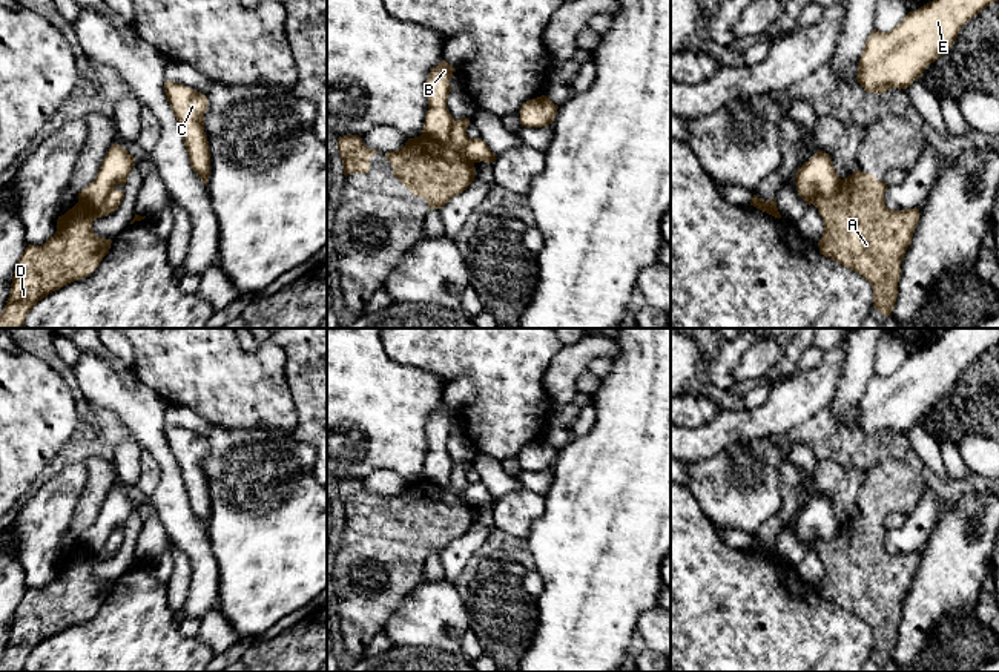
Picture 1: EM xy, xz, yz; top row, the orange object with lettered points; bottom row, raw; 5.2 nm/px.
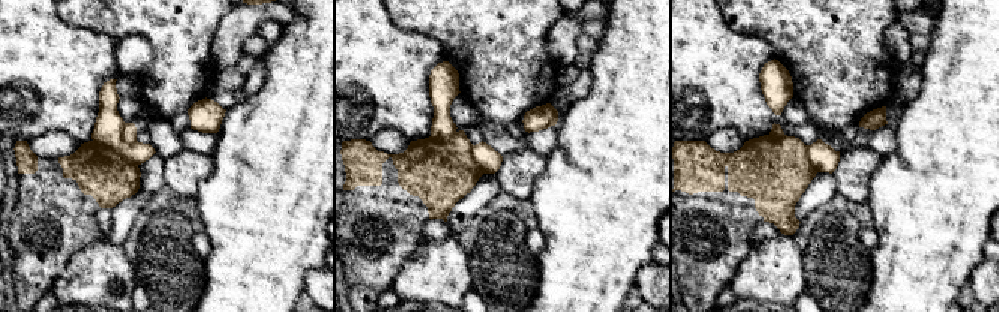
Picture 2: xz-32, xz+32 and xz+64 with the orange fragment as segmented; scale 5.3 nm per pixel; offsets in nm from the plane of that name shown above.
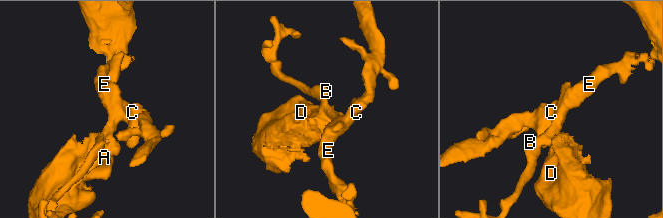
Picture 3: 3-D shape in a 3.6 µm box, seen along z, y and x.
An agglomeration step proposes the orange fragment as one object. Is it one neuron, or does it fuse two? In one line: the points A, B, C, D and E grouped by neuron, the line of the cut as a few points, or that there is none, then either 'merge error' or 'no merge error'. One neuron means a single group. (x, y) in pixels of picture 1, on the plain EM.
A D / B C E | xz (454, 464), (447, 485), (438, 485), (422, 477) | merge error

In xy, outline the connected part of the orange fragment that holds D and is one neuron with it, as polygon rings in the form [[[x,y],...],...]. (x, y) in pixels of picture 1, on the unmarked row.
[[[112,534],[98,552],[87,552],[80,543],[57,563],[57,575],[41,589],[25,592],[12,620],[11,637],[0,658],[0,672],[23,672],[28,657],[49,637],[89,620],[109,597],[112,583],[95,578],[92,568],[97,562],[115,555],[124,540],[123,534]]]

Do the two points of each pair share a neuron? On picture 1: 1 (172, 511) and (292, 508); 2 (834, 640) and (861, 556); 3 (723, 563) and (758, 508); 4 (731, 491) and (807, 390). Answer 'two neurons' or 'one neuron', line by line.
1: two neurons
2: two neurons
3: two neurons
4: two neurons

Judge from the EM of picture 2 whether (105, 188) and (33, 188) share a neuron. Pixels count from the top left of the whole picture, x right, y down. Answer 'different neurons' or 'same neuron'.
same neuron

